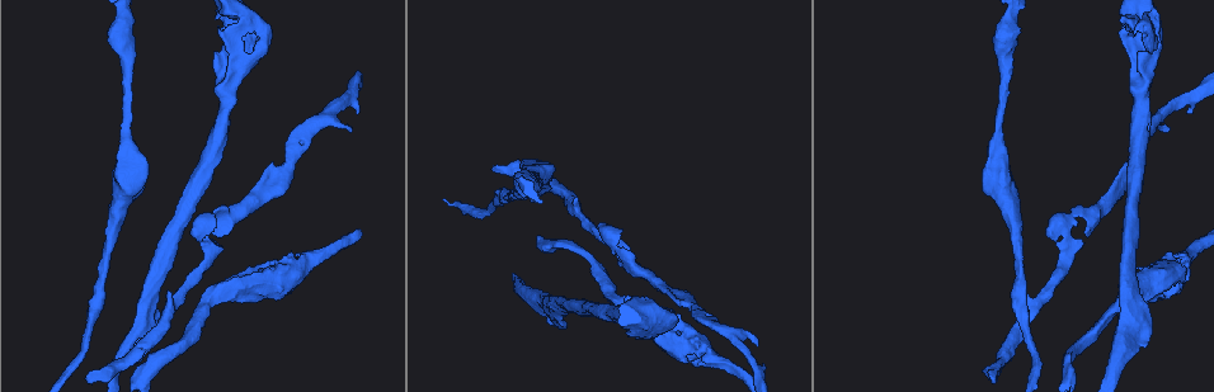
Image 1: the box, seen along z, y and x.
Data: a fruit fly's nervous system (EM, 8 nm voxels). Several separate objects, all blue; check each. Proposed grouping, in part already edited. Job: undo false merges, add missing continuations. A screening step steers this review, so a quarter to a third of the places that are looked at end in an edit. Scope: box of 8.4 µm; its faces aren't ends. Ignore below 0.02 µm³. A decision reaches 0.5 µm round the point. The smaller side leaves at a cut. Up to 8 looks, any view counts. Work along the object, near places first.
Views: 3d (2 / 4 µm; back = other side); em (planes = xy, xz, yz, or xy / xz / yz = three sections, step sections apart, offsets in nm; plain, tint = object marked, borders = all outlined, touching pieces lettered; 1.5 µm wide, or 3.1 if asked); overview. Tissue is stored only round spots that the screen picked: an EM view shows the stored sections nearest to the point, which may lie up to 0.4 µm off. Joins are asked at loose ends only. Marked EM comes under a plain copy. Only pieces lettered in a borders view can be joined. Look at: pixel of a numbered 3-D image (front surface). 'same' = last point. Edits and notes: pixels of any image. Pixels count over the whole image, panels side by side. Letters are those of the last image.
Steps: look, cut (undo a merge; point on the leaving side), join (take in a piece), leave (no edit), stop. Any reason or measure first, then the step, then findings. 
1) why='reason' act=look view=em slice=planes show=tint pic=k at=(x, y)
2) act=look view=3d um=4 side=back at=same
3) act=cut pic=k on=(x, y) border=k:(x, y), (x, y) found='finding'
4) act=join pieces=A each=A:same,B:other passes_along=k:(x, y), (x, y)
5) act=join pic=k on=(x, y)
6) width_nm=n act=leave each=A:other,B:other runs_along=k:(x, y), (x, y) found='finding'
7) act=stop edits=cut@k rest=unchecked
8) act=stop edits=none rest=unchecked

why='arms part here' act=look view=3d um=2 pic=1 at=(234, 72)

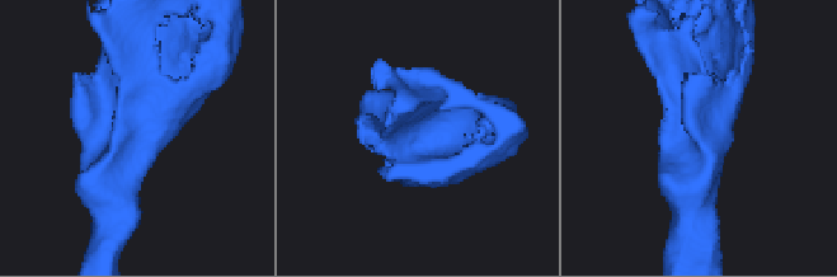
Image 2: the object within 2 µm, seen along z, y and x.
why='shape alone is not enough' act=look view=em slice=xy step=8 show=borders pic=2 at=(702, 132)

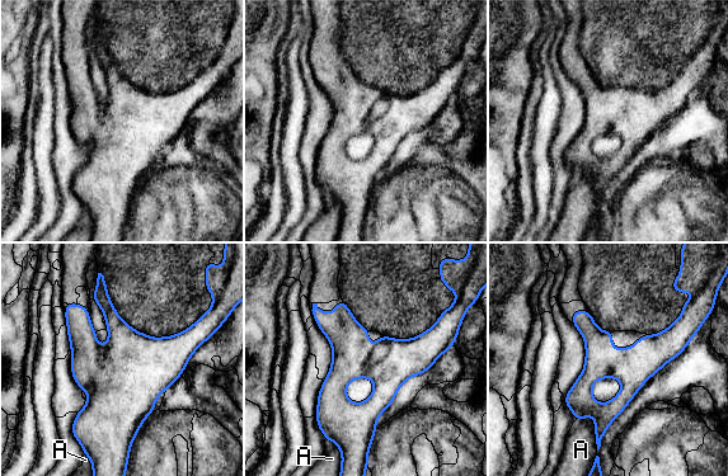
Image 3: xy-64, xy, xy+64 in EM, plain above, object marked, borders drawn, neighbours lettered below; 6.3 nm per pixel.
width_nm=240 longest_contact=A:240nm act=leave each=A:other found='one cell here'

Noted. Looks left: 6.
why='thin neck' act=look view=3d um=4 pic=1 at=(343, 102)

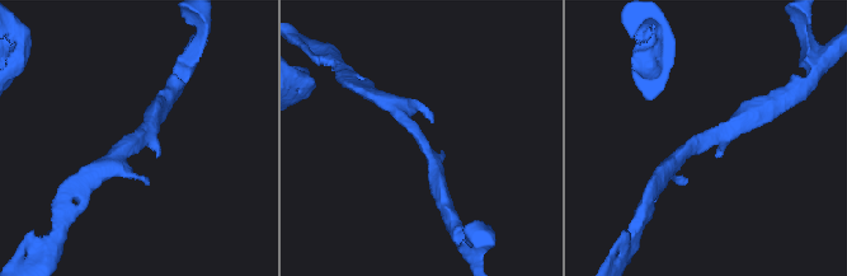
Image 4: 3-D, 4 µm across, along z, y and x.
arm_widths_nm=240,260 why='need the tissue' act=look view=em slice=planes show=borders pic=4 at=(419, 139)

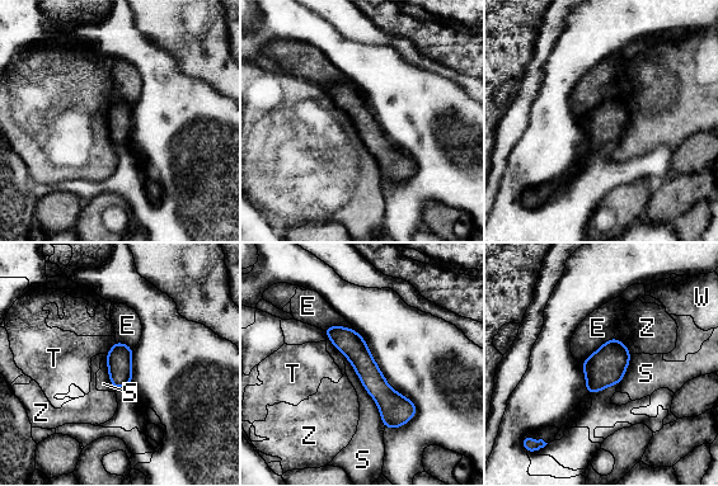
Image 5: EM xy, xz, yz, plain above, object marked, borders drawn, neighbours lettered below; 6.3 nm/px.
longest_contact=S:500nm act=leave each=E:other,S:other,T:other,W:other,Z:other runs_along=5:(329, 330), (407, 418) found='continuous, no second cell'

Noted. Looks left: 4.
why='thin neck' act=look view=3d um=2 pic=1 at=(1019, 256)

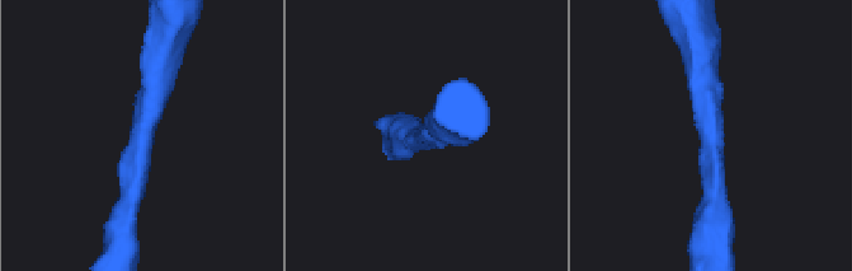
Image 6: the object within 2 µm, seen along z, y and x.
act=look view=em slice=planes show=tint pic=6 at=(141, 140)

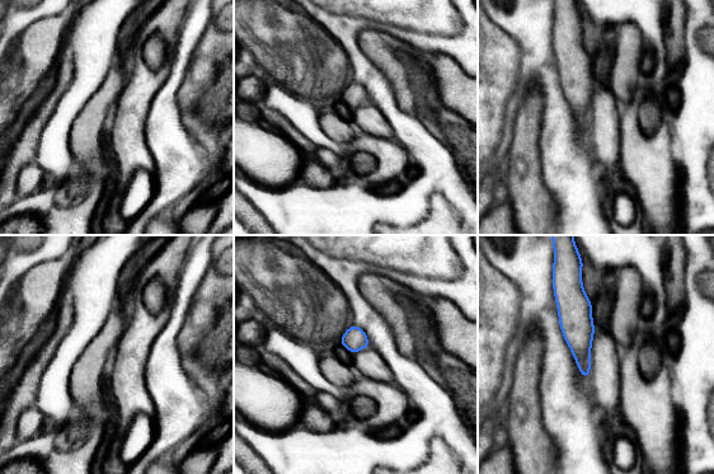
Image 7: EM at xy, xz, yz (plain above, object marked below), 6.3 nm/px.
act=look view=em slice=planes show=borders at=same

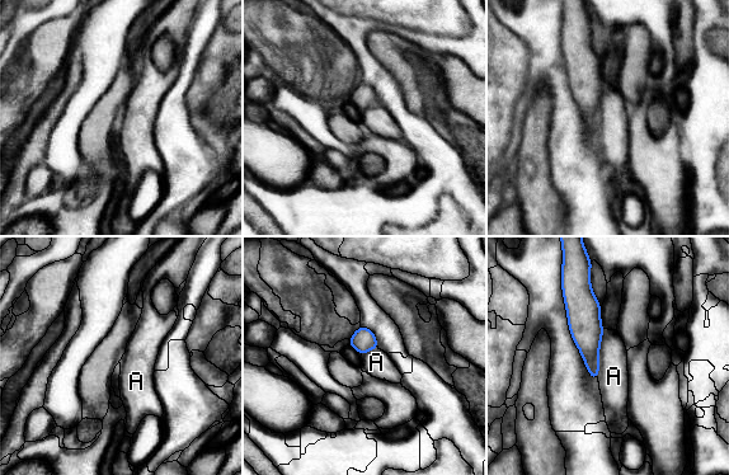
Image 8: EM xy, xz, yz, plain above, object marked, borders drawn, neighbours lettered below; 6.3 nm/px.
act=leave each=A:other runs_along=8:(579, 283), (579, 301), (593, 376) found='one cell here'

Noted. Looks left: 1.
act=stop edits=none rest=unchecked

